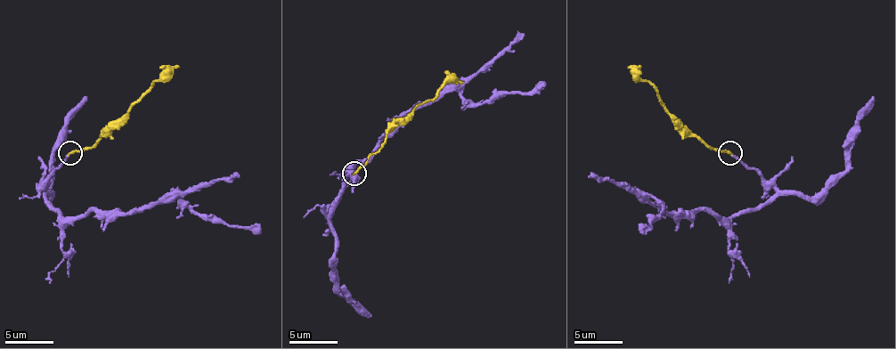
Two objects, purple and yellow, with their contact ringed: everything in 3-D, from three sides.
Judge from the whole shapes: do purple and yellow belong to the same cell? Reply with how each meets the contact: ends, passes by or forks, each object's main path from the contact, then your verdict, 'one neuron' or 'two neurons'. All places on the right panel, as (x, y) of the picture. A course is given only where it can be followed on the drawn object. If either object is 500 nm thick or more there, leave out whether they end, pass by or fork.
purple ends; yellow ends; course purple (729, 154), (775, 192), (763, 204), (717, 218), (710, 211), (669, 214), (653, 197), (662, 209), (638, 231); course yellow (729, 154), (710, 149), (667, 110), (657, 91), (638, 74), (640, 65); one neuron

